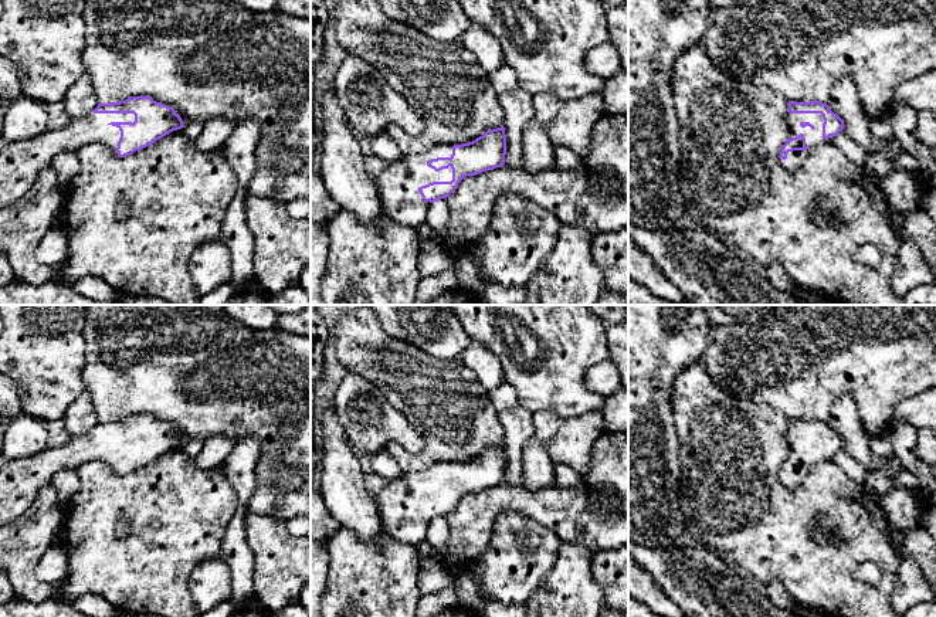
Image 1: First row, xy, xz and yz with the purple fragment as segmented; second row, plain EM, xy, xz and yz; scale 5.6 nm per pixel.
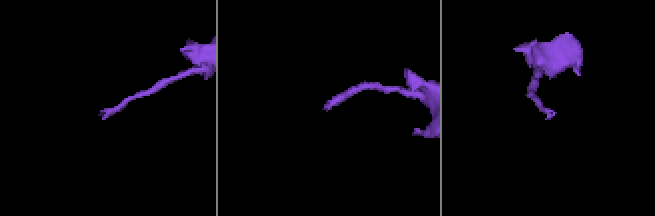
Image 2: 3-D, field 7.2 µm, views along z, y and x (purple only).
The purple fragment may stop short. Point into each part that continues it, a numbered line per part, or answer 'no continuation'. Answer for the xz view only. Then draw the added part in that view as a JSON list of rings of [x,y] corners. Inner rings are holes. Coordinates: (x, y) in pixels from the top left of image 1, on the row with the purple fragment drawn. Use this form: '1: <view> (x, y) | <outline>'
1: xz (443, 82) | [[[339,0],[335,27],[342,48],[379,68],[389,85],[424,121],[424,130],[417,136],[408,135],[397,123],[386,128],[384,132],[397,143],[403,156],[372,177],[384,214],[404,227],[418,230],[425,224],[431,204],[423,200],[418,189],[433,182],[452,180],[451,166],[435,172],[427,163],[437,157],[451,157],[454,145],[472,142],[488,129],[501,128],[505,116],[499,95],[477,57],[459,41],[441,43],[411,26],[391,20],[384,14],[379,0]]]

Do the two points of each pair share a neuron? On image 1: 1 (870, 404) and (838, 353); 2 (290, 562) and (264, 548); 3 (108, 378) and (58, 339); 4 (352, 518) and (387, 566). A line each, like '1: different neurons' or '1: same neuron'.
1: same neuron
2: same neuron
3: different neurons
4: different neurons

